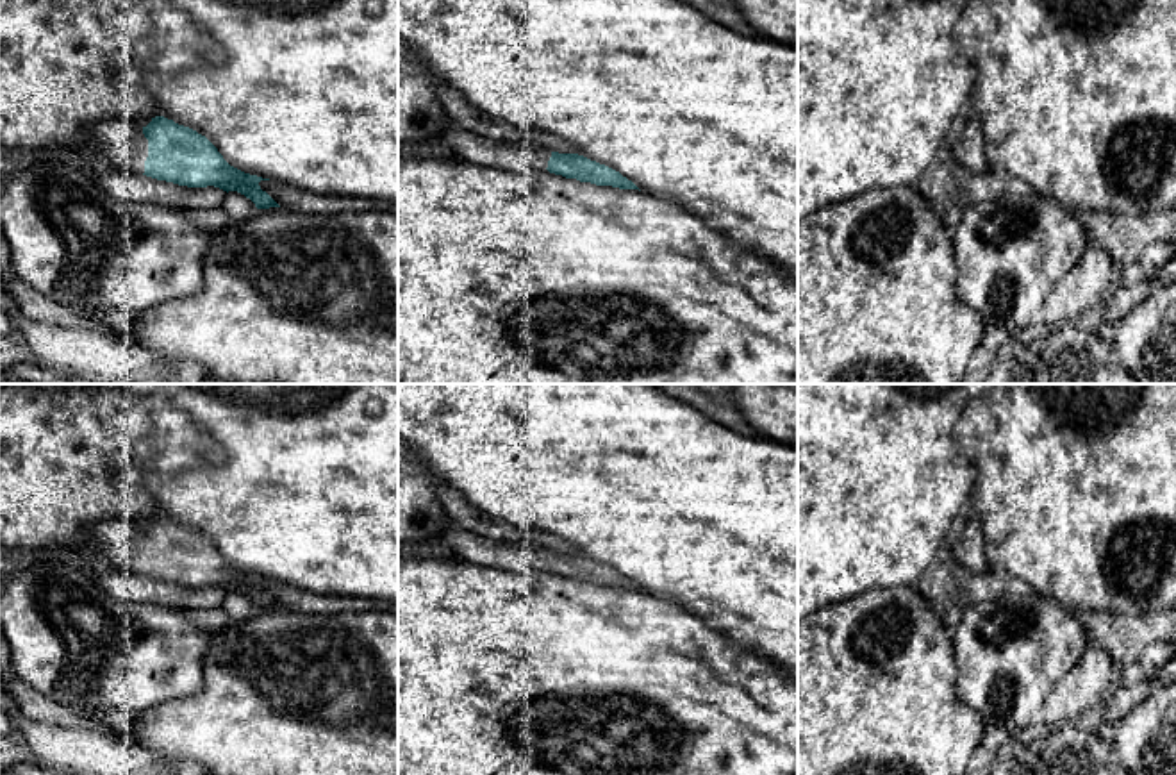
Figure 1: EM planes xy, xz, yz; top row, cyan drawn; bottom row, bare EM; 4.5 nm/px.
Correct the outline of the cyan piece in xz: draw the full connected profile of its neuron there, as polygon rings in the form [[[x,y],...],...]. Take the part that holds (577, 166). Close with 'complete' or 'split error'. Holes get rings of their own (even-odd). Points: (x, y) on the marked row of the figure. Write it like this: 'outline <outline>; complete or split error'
outline [[[453,123],[439,136],[439,141],[450,148],[451,155],[469,164],[480,164],[510,173],[548,170],[550,173],[596,186],[639,189],[619,171],[584,155],[559,154],[532,143],[507,145],[501,139],[468,132]]]; split error

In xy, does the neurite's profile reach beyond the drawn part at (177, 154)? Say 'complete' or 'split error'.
split error

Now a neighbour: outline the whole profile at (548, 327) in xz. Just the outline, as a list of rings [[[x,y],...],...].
[[[398,159],[398,384],[798,384],[798,279],[760,254],[739,246],[680,205],[639,189],[596,186],[532,170],[510,173],[464,161]]]

